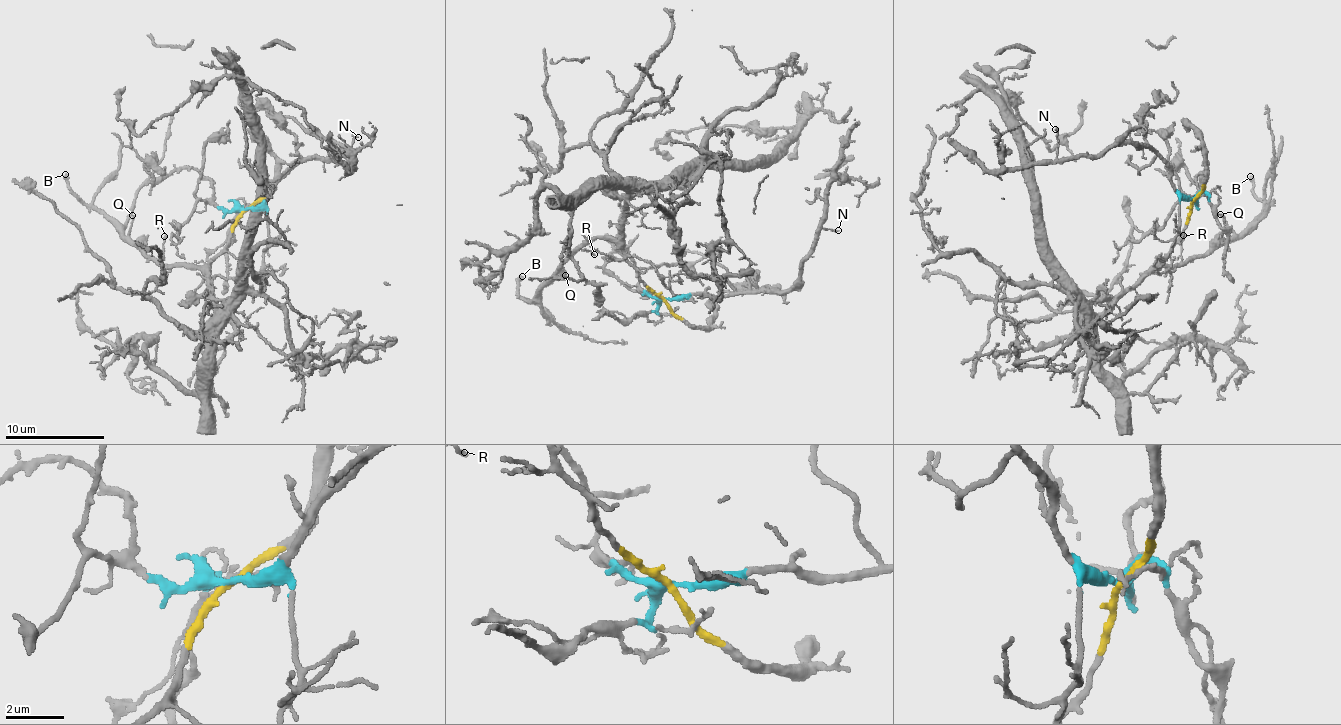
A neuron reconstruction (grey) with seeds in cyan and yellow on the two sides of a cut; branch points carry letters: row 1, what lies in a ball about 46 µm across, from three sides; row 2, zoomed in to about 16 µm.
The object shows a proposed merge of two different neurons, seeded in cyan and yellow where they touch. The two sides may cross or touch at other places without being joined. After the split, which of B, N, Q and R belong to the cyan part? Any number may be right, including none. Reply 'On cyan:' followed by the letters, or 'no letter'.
On cyan: N

